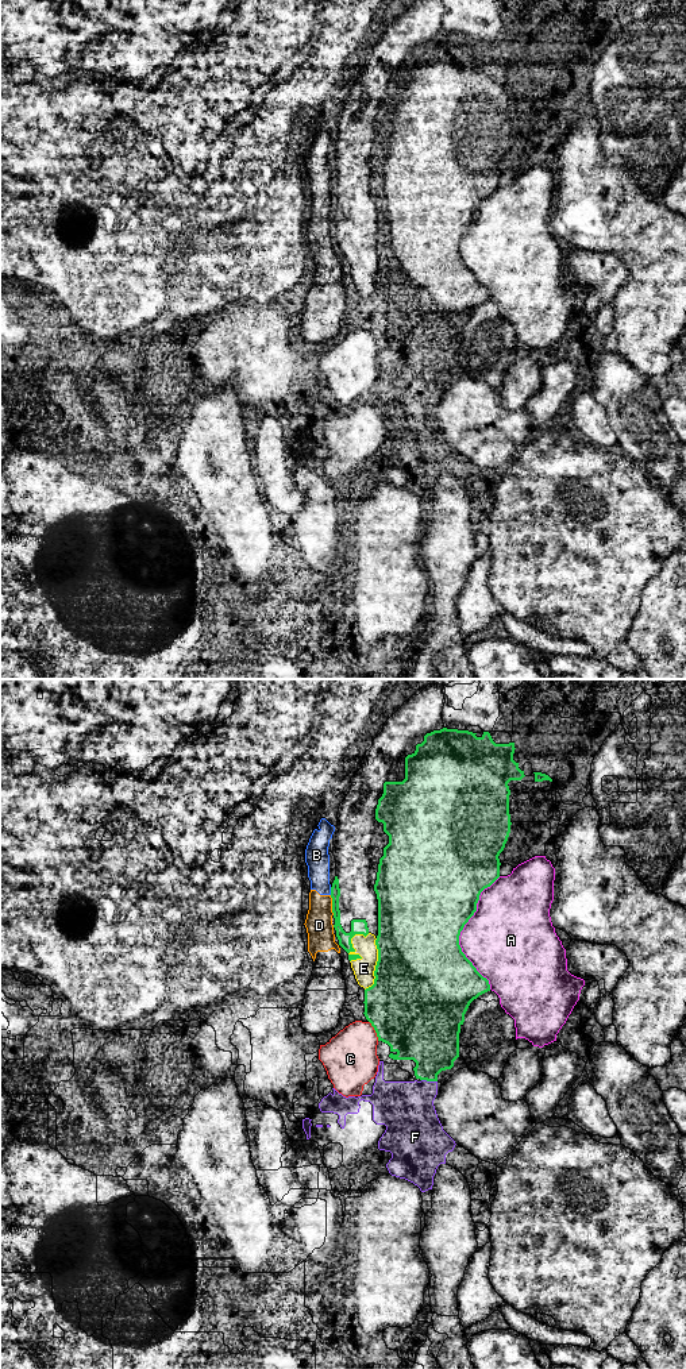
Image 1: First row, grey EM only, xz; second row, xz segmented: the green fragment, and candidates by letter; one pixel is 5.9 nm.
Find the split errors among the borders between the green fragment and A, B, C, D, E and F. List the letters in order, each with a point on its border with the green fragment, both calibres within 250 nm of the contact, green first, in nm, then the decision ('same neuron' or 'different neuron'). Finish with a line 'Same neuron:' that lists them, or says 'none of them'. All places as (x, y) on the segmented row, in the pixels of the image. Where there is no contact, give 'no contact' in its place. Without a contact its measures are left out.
A: meets green in xz at (461, 930); 500 nm thick on the green side, 440 nm on the other; different neuron
B: meets green in xz at (331, 891); 60 nm thick on the green side, 140 nm on the other; different neuron
C: meets green in xz at (374, 1029); 500 nm thick on the green side, 320 nm on the other; different neuron
D: meets green in xz at (332, 905); 100 nm thick on the green side, 160 nm on the other; different neuron
E: meets green in xz at (351, 944); 100 nm thick on the green side, 130 nm on the other; different neuron
F: meets green in xz at (430, 1080); 340 nm thick on the green side, 320 nm on the other; different neuron
Same neuron: none of them

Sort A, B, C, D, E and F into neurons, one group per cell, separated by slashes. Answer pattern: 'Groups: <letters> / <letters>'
Groups: A / B D / C / E / F

